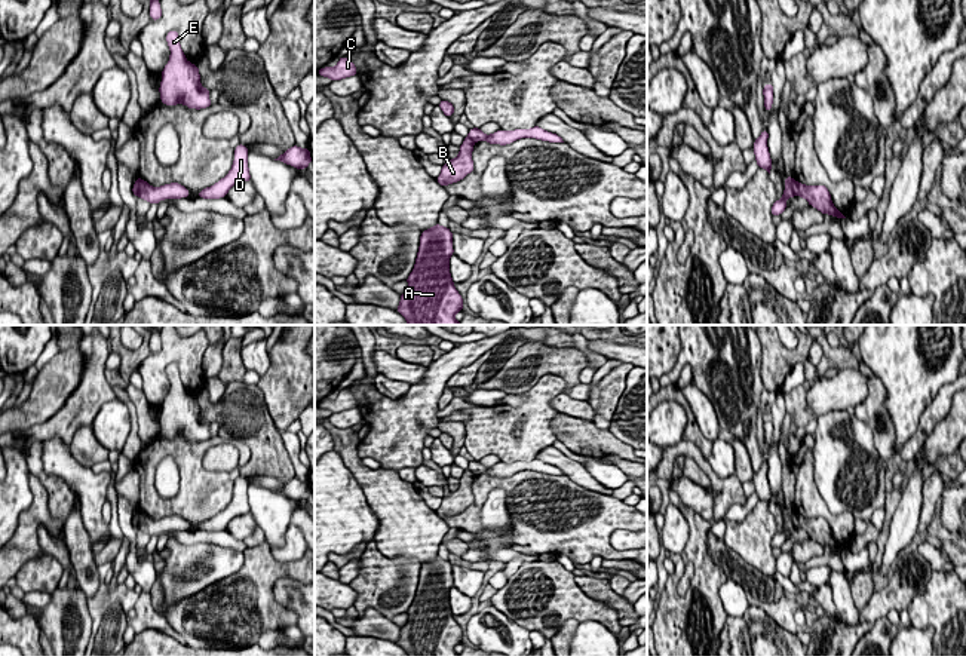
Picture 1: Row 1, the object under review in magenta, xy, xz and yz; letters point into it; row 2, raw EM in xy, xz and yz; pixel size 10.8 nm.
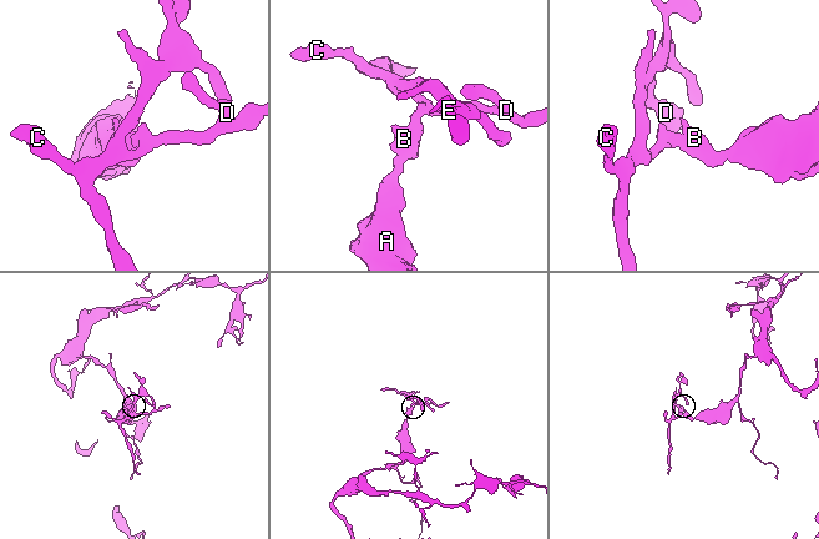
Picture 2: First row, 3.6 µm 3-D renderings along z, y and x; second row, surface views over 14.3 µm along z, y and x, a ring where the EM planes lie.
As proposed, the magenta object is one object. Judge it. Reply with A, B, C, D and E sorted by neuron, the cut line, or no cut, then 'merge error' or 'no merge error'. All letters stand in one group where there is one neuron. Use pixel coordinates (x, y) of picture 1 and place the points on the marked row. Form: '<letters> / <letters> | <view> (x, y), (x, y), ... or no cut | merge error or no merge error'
A B / C D E | yz (794, 181), (793, 195) | merge error

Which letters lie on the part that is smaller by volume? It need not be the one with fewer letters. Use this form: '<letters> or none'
C, D, E

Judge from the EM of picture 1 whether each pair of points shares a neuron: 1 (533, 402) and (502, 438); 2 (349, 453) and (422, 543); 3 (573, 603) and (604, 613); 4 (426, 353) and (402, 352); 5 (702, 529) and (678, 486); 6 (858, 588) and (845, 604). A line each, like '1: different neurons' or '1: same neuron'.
1: same neuron
2: same neuron
3: same neuron
4: same neuron
5: different neurons
6: different neurons

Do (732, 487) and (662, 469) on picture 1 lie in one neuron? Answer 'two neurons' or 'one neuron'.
one neuron

